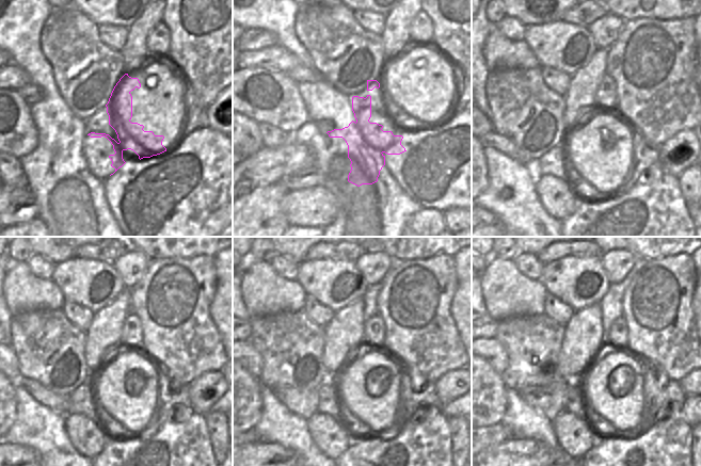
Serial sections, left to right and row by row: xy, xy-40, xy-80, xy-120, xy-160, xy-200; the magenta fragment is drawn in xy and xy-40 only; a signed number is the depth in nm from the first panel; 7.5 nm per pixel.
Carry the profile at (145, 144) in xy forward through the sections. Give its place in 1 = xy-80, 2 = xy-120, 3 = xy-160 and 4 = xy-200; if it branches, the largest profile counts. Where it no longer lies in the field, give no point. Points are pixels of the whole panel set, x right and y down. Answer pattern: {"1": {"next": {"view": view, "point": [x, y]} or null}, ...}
{"1": {"next": {"view": "xy-80", "point": [607, 146]}}, "2": {"next": {"view": "xy-120", "point": [130, 380]}}, "3": {"next": {"view": "xy-160", "point": [370, 381]}}, "4": {"next": {"view": "xy-200", "point": [610, 386]}}}

